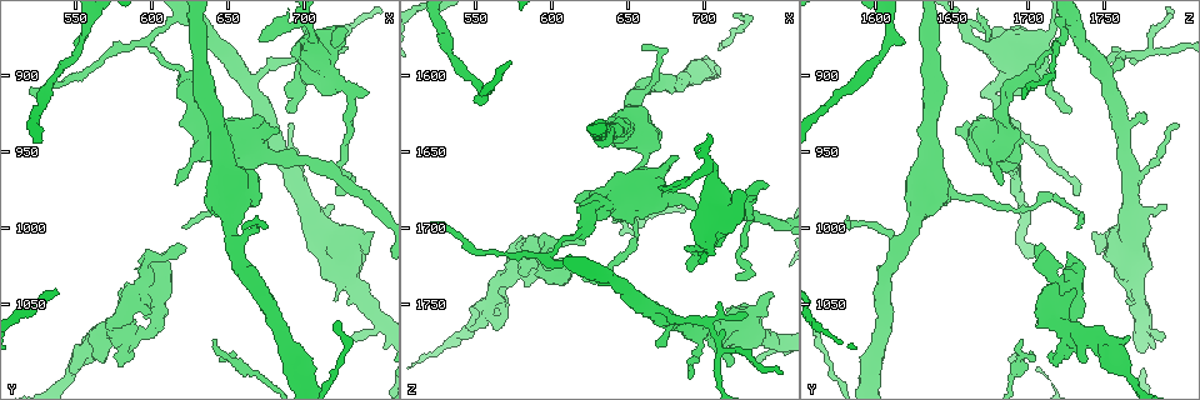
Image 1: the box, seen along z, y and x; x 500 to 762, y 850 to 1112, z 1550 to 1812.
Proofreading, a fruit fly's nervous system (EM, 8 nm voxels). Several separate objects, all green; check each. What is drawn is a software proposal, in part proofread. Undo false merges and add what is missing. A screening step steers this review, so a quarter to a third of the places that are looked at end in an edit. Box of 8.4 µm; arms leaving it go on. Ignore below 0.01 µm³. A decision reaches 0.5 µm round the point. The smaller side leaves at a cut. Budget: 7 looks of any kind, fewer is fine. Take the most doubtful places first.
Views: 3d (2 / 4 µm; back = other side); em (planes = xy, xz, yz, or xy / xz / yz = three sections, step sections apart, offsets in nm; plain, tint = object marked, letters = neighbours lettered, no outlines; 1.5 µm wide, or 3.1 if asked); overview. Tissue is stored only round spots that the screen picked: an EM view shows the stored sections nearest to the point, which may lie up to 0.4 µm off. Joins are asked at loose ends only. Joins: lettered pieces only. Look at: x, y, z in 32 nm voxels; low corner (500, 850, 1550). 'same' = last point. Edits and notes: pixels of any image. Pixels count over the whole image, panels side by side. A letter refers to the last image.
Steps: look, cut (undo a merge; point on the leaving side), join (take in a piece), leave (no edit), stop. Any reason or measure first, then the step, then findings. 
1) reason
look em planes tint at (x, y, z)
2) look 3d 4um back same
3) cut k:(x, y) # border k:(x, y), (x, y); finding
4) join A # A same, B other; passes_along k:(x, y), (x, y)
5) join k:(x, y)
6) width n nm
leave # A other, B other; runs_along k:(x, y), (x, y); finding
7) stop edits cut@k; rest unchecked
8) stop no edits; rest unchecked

thin end
look 3d 4um at (672, 878, 1672)

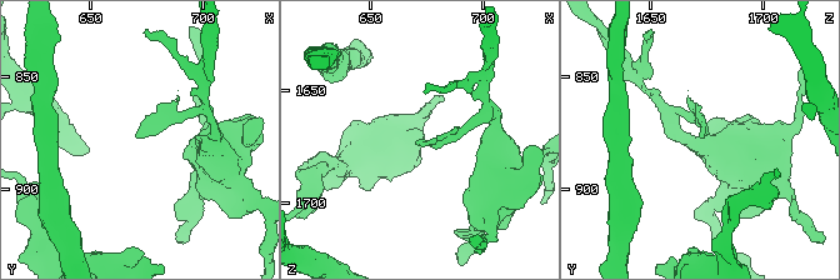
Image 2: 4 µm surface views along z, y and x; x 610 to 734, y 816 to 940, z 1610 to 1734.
look em yz step 8 tint at (671, 877, 1674)

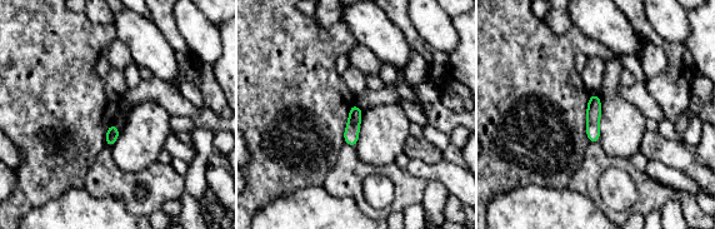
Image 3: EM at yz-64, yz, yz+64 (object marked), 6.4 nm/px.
look em planes letters same

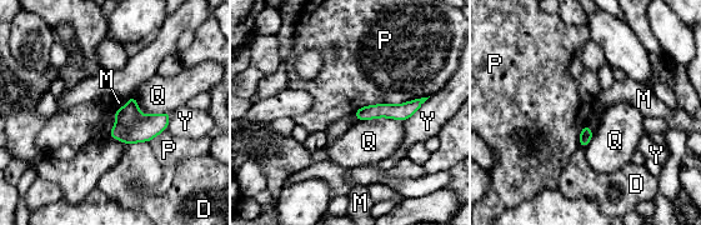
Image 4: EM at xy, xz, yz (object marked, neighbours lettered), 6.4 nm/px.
leave # D other, M other, P other, Q other, Y other; border 4:(133, 95), (143, 115), (170, 113); none of them fits

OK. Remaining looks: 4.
look 3d 2um at (722, 980, 1734)

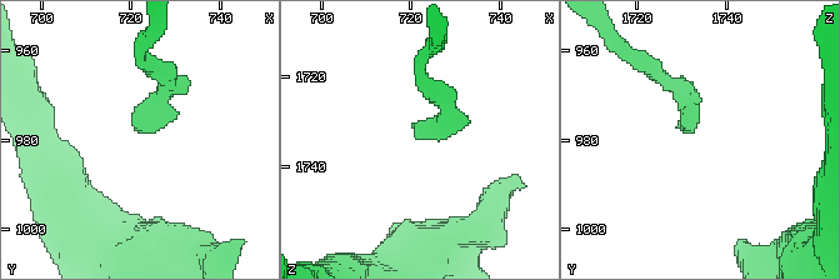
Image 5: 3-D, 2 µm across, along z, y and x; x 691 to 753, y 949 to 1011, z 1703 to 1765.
look em planes letters at (721, 978, 1732)

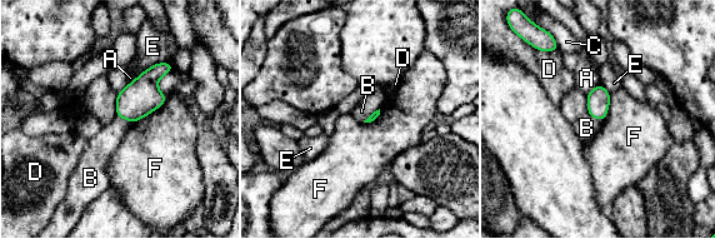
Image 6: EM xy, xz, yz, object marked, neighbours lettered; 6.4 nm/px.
leave # A other, B other, C other, D other, E other, F other; border 6:(379, 108), (363, 122); no lettered piece goes on from it

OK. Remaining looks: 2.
branch stops here
look em planes letters at (562, 1070, 1764)

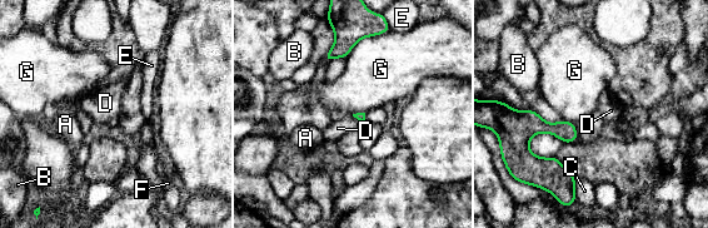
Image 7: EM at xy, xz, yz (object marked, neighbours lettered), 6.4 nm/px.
leave # A other, B other, C other, D other, E other, F other, G other; runs_along 7:(518, 114), (525, 149), (571, 183); none of them fits

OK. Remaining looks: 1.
stop no edits; rest unchecked

